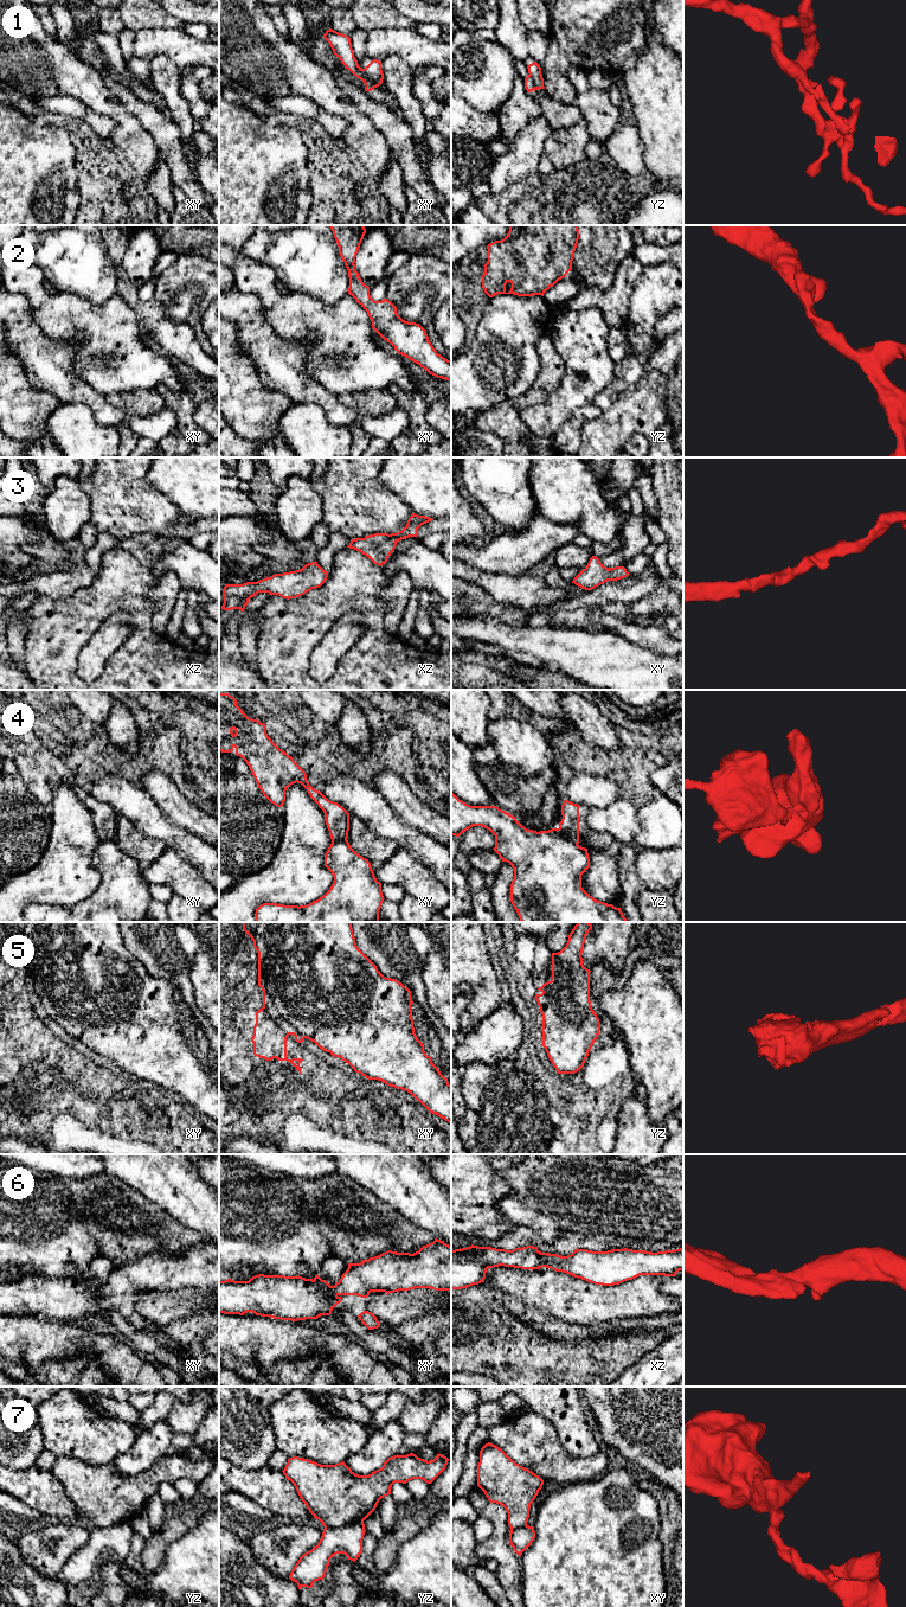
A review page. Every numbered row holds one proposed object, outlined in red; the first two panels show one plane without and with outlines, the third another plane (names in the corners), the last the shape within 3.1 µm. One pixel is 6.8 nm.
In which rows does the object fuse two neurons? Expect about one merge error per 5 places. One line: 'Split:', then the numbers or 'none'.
Split: 1, 4, 7

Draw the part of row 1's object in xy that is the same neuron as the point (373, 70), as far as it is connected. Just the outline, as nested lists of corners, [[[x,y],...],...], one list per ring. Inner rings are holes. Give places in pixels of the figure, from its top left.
[[[373,59],[365,69],[365,73],[371,79],[371,82],[379,87],[383,83],[384,73],[381,70],[381,62]]]

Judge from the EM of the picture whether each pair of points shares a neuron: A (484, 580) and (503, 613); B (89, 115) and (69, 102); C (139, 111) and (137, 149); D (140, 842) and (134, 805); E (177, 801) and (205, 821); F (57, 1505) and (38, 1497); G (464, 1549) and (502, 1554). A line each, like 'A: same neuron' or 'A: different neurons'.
A: different neurons
B: same neuron
C: different neurons
D: different neurons
E: same neuron
F: same neuron
G: different neurons

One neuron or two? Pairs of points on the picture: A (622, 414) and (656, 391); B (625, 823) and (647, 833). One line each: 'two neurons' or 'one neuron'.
A: one neuron
B: two neurons

